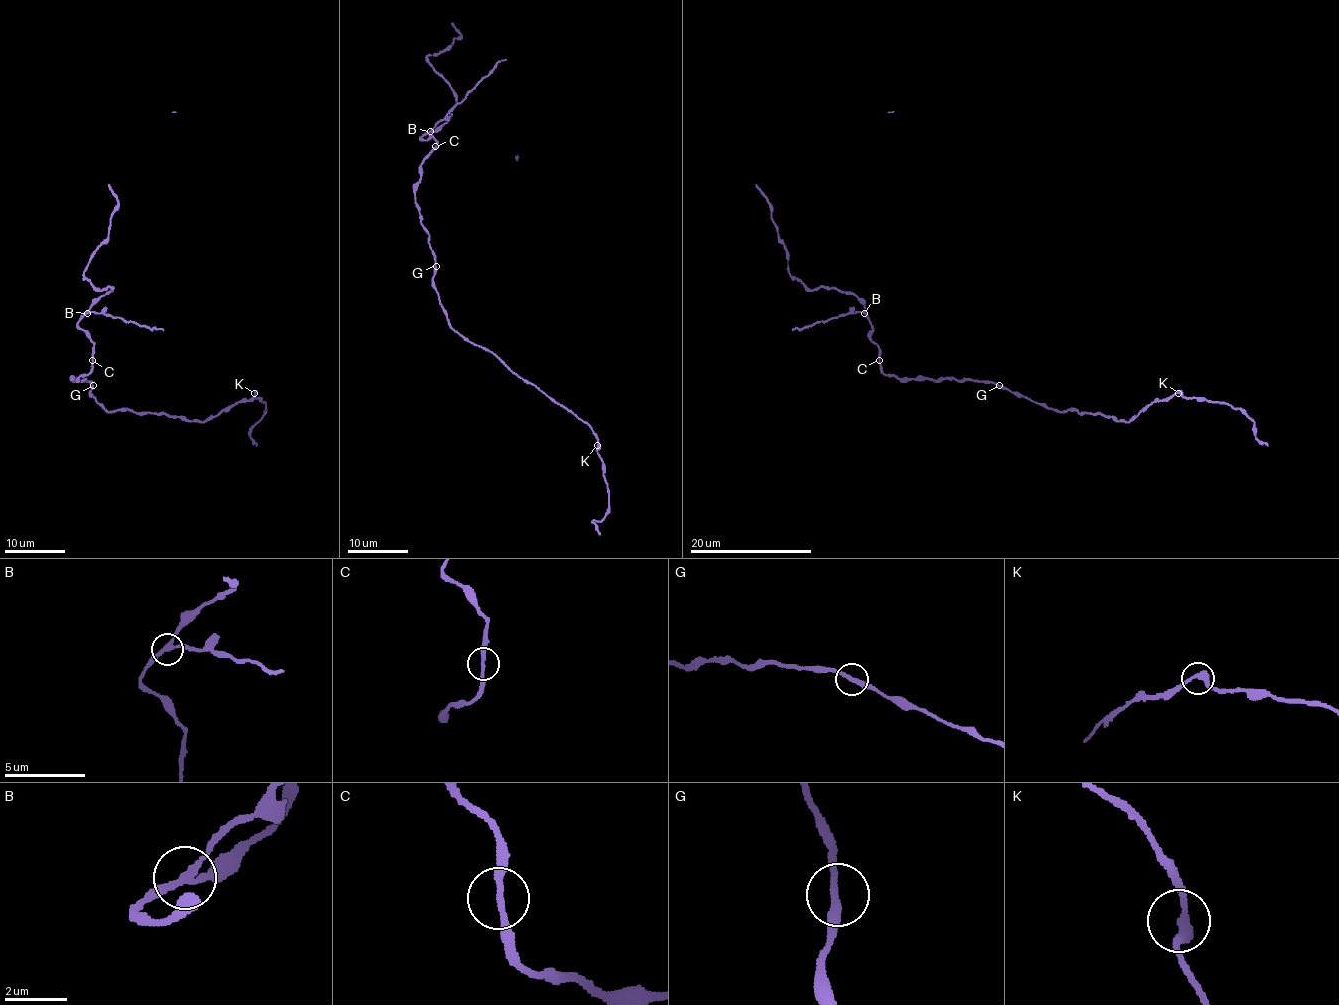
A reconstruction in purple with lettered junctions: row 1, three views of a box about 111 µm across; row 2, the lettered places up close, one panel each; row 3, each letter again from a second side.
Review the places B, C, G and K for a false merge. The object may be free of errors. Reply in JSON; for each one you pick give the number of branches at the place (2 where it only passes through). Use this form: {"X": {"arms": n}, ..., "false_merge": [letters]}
{"B": {"arms": 3}, "false_merge": ["B"]}

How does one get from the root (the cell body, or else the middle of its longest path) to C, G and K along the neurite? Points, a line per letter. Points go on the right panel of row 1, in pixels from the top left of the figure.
C: (927, 379), (889, 376), (881, 370), (878, 360)
G: (927, 379), (977, 379), (999, 385)
K: (927, 379), (996, 382), (1049, 408), (1101, 413), (1126, 422), (1152, 402), (1178, 393)

